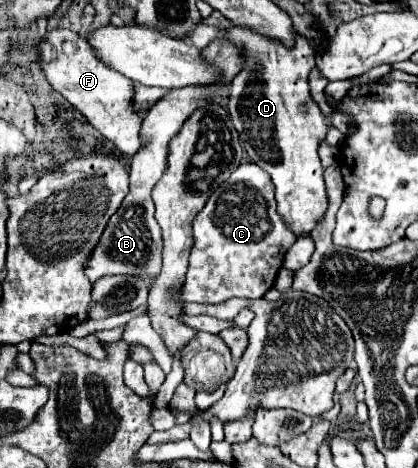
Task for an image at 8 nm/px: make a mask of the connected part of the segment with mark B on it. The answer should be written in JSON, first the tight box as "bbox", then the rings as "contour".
{"bbox":[87,83,223,283],"contour":[[[219,83],[219,87],[211,87],[211,91],[203,91],[197,87],[187,87],[183,91],[171,91],[165,99],[161,99],[143,119],[143,129],[141,135],[145,139],[145,147],[139,149],[139,153],[135,157],[131,157],[131,173],[129,173],[129,193],[123,199],[119,211],[109,219],[107,229],[103,231],[93,255],[91,255],[91,263],[87,265],[87,275],[91,277],[91,281],[95,283],[95,279],[103,277],[103,275],[151,275],[155,277],[159,273],[159,263],[161,263],[161,231],[159,225],[155,221],[155,205],[151,203],[151,191],[155,187],[155,183],[161,179],[163,169],[165,169],[165,159],[167,159],[167,143],[171,141],[171,135],[175,135],[175,131],[179,131],[179,127],[185,123],[187,115],[191,115],[191,111],[195,111],[195,107],[199,107],[201,101],[205,101],[211,93],[215,93],[217,89],[221,89],[223,83]]]}

